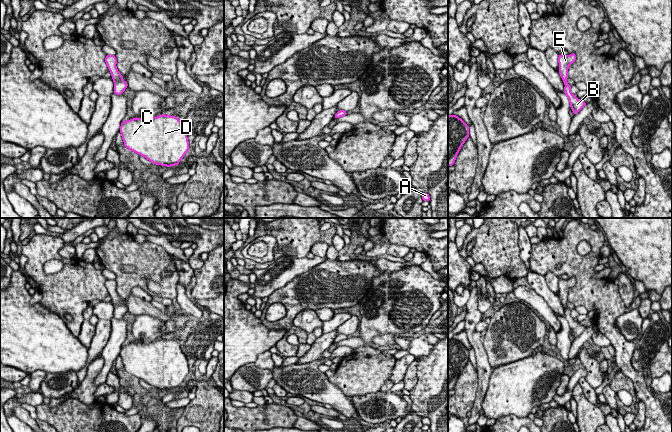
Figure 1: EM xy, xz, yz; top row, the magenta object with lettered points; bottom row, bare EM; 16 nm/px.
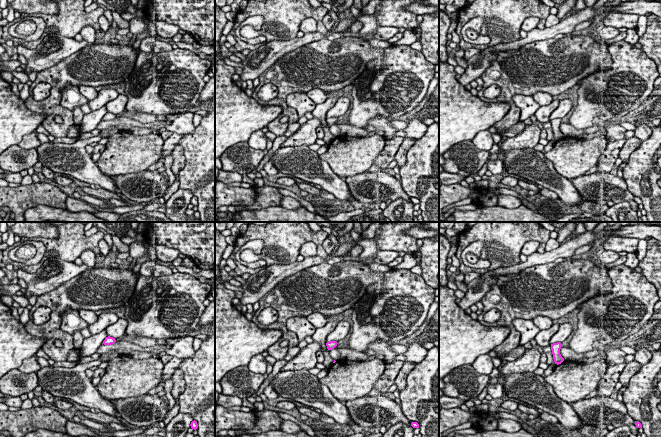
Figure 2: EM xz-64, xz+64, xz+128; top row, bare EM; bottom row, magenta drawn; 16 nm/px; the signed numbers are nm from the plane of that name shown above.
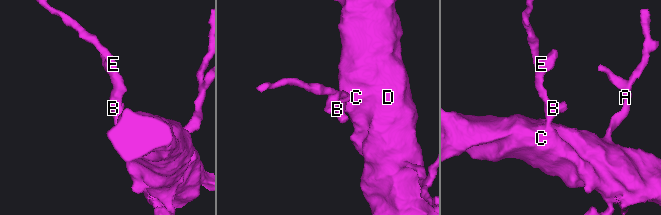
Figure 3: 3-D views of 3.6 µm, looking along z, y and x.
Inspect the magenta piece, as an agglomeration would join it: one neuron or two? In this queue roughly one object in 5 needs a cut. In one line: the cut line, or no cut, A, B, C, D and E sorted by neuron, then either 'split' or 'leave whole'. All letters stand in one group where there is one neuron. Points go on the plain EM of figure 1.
no cut; A B C D E; leave whole

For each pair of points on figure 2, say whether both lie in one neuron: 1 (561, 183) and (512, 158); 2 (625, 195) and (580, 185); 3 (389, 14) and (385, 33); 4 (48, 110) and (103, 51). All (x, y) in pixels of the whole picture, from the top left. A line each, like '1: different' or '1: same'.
1: same
2: same
3: different
4: same

